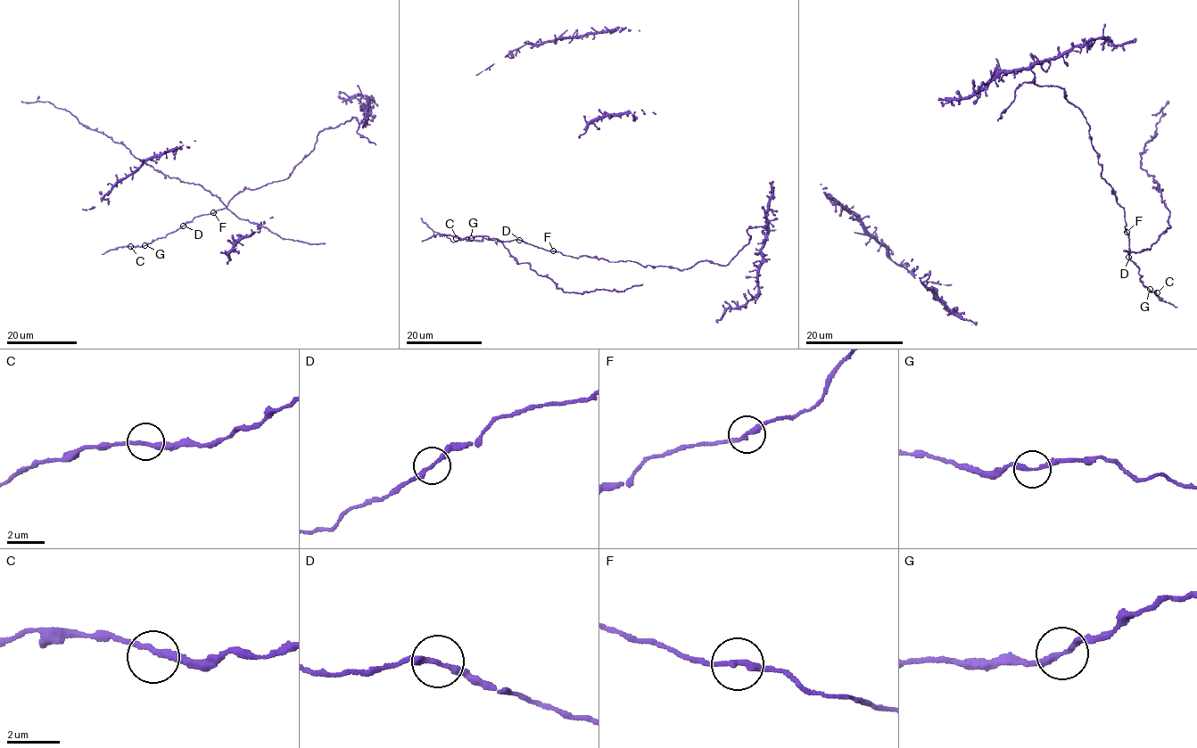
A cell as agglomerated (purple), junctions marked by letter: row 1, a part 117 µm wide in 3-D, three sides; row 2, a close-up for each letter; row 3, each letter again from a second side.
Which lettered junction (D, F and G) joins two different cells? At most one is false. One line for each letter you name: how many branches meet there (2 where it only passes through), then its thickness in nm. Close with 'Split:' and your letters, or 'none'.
Split: none

